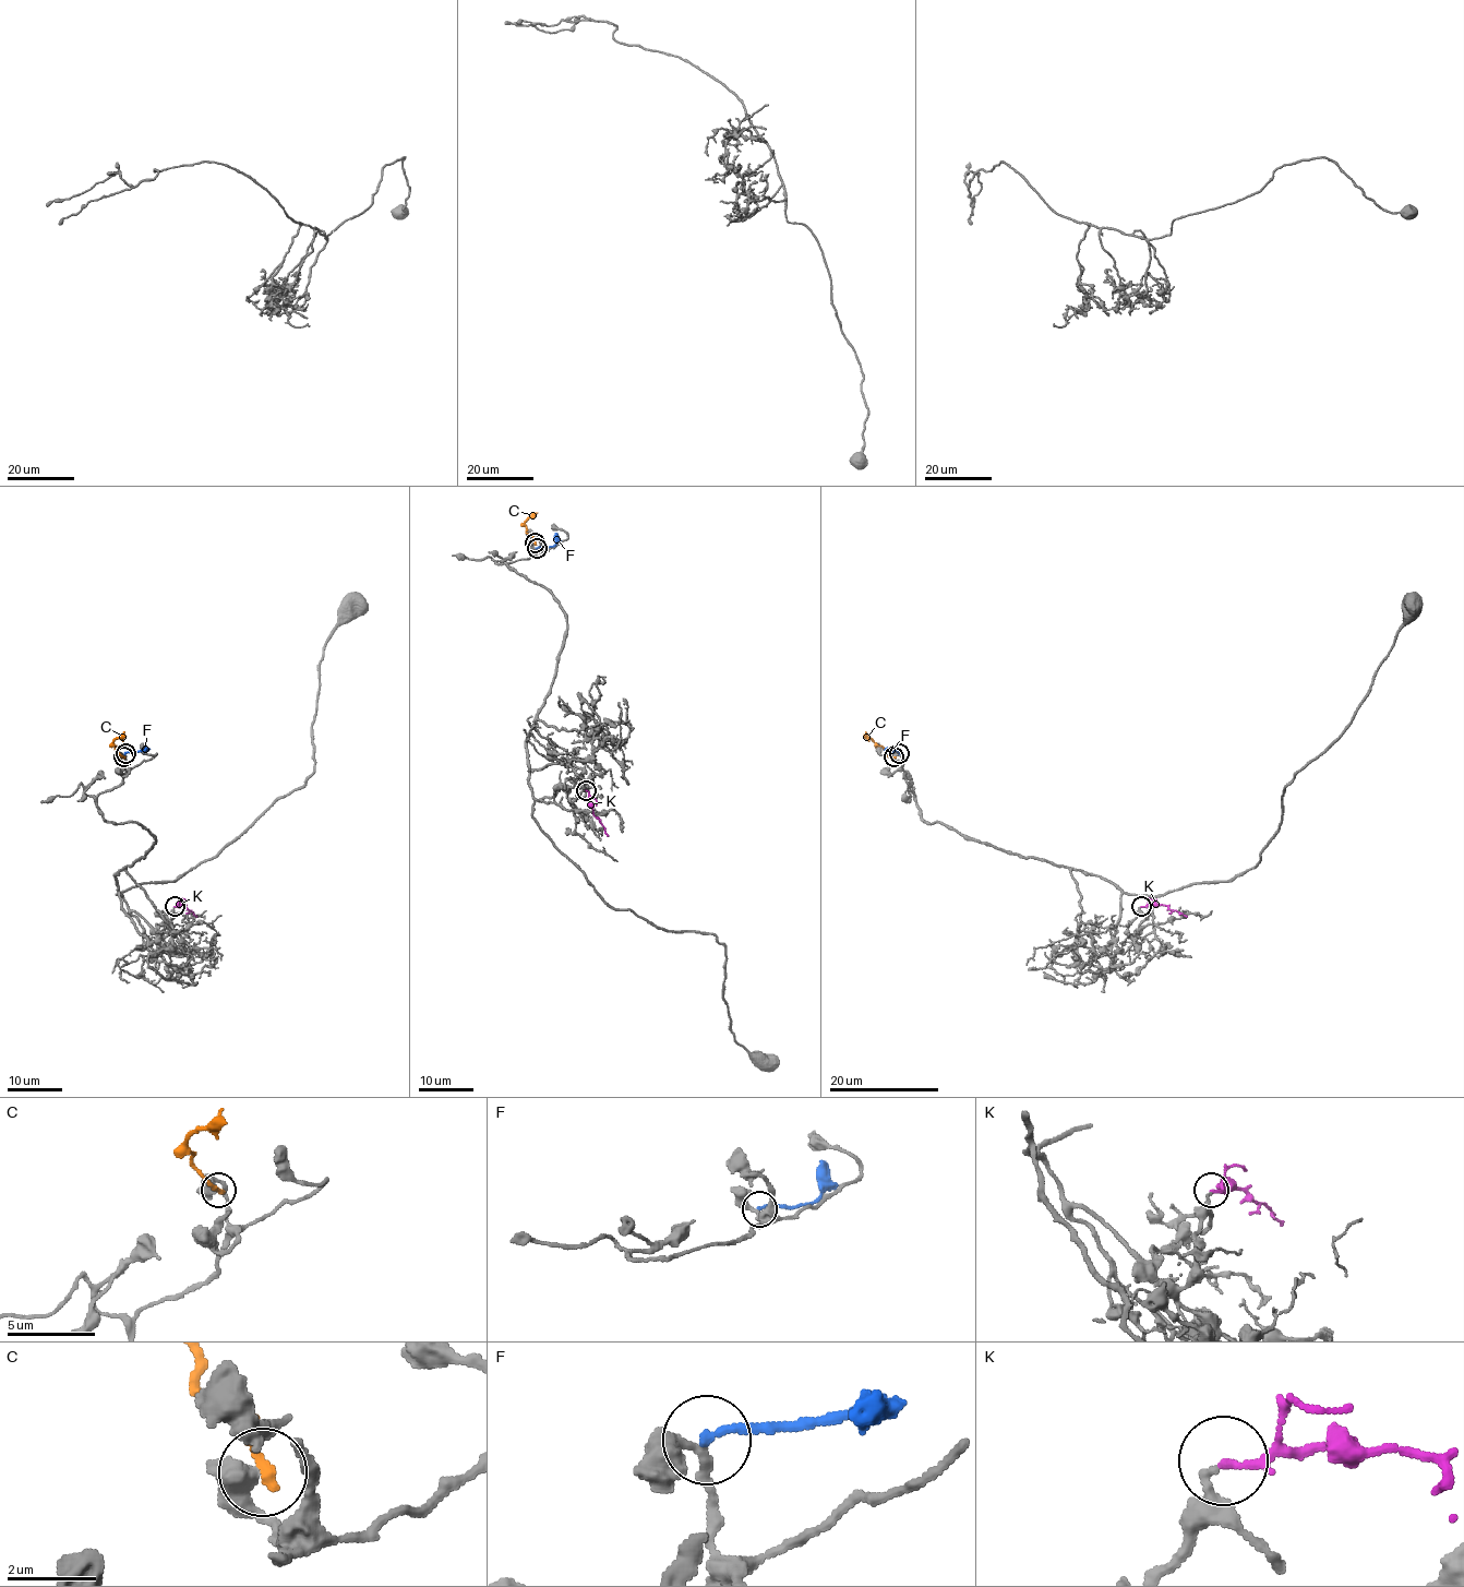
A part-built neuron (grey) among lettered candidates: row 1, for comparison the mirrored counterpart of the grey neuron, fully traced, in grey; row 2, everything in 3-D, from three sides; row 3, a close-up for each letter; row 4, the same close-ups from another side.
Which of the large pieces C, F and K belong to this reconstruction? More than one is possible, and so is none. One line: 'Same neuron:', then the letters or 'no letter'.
Same neuron: K

